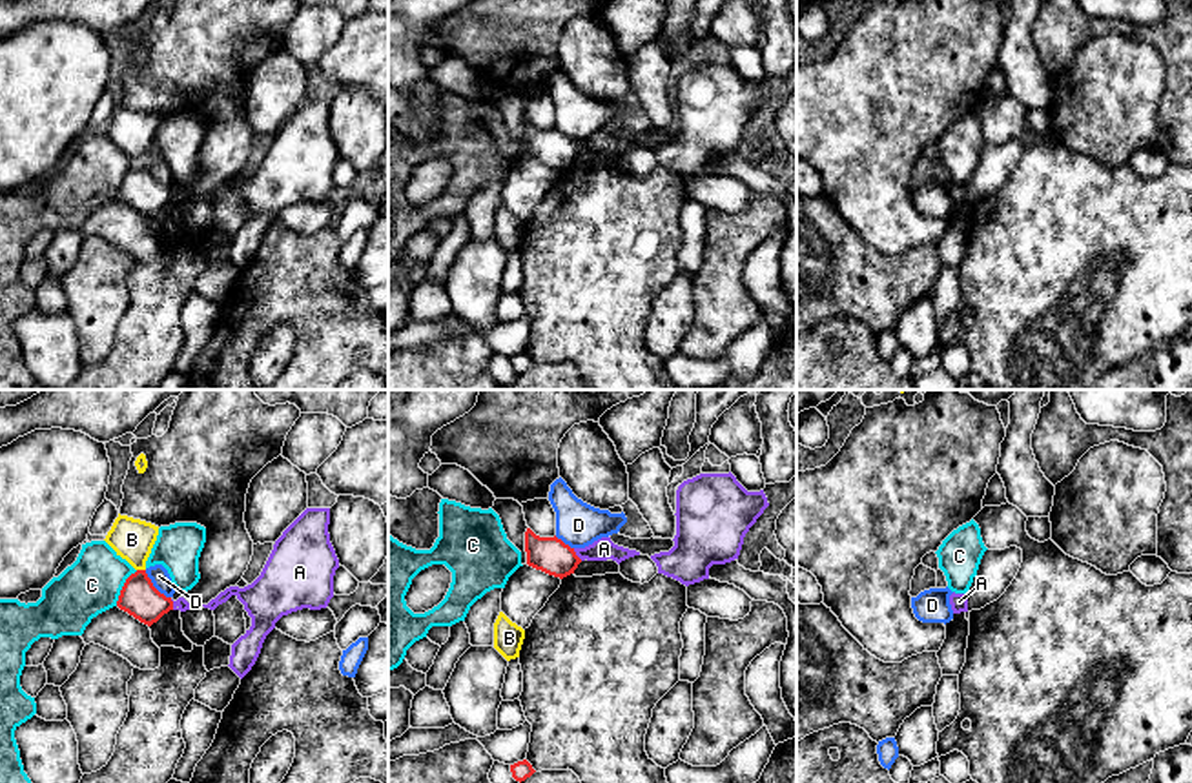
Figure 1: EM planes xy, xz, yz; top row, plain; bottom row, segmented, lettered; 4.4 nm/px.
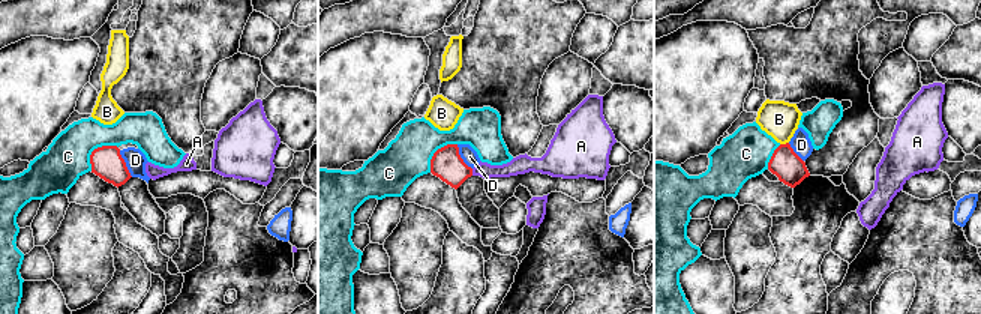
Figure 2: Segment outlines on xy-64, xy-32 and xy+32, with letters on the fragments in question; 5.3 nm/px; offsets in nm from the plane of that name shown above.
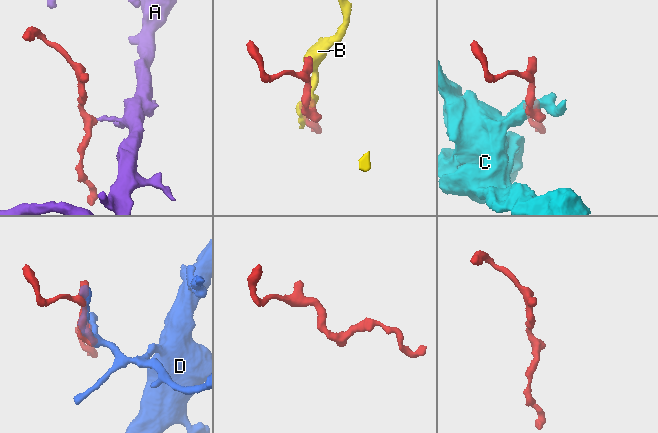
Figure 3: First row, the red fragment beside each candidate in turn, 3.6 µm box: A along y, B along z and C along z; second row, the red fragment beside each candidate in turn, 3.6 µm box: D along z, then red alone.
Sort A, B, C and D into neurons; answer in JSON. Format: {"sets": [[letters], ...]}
{"sets": [["A"], ["B"], ["C"], ["D"]]}

